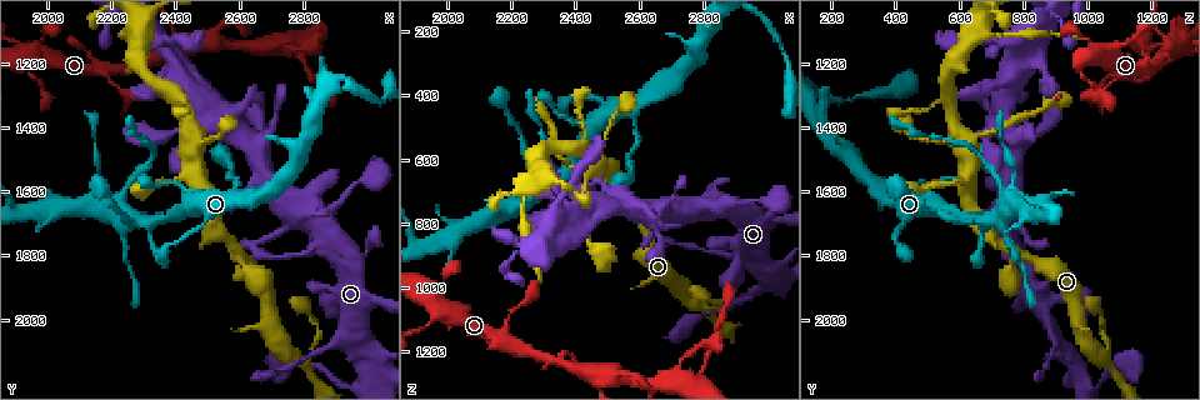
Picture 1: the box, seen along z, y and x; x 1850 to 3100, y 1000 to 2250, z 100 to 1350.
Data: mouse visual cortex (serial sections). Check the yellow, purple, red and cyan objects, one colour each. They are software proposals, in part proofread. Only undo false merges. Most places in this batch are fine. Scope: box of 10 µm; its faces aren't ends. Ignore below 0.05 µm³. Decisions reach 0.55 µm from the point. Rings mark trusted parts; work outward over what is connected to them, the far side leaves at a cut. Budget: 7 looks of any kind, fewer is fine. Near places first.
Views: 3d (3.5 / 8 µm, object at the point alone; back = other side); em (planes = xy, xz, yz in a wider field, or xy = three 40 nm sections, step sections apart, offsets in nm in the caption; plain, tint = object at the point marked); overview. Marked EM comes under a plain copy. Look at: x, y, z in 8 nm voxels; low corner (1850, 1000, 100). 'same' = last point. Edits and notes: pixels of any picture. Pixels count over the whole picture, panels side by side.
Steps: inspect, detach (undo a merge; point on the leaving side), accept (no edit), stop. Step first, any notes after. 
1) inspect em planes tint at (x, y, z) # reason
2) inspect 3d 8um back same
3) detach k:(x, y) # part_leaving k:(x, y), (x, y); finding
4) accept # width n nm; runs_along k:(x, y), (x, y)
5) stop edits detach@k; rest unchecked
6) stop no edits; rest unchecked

inspect 3d 8um at (2970, 1560, 720) # a narrow waist

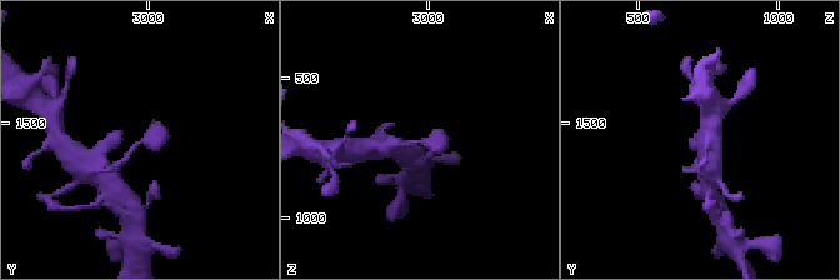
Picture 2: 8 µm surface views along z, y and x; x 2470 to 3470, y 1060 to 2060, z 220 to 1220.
inspect 3d 3.5um same

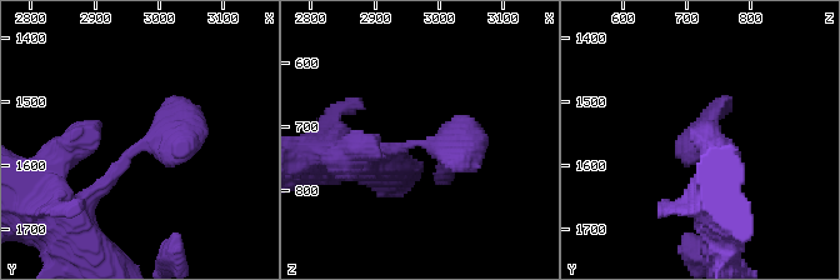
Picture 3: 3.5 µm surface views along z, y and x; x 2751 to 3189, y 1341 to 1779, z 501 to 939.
inspect em xy step 3 tint at (2975, 1570, 730) # now the EM

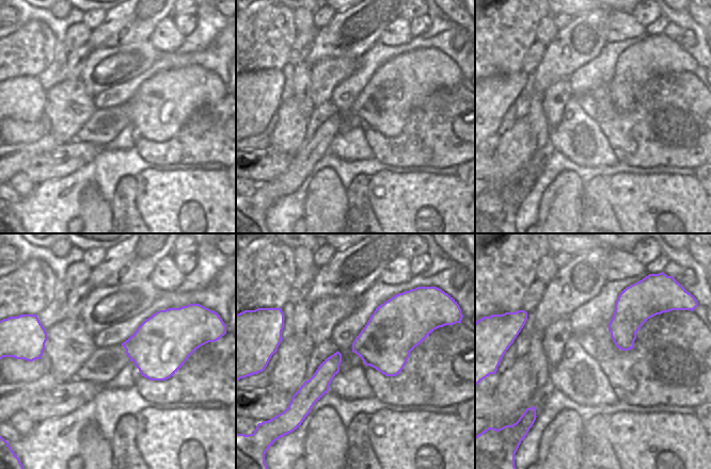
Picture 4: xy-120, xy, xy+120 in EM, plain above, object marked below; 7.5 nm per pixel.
accept # runs_along 3:(81, 201), (150, 140), (196, 151); all the same cell

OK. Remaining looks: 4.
inspect 3d 3.5um at (2510, 1130, 1270) # three arms meet

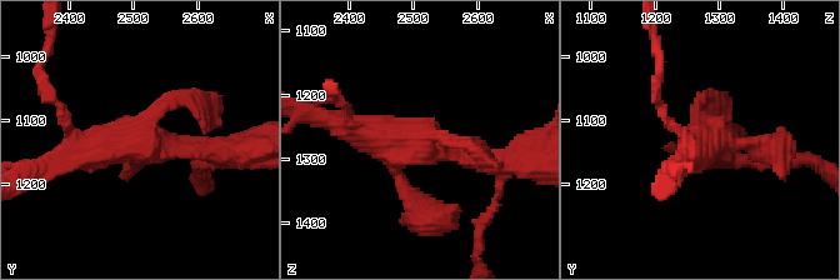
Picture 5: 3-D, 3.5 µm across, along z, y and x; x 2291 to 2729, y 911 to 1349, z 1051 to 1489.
inspect em planes tint at (2515, 1130, 1270) # now the EM

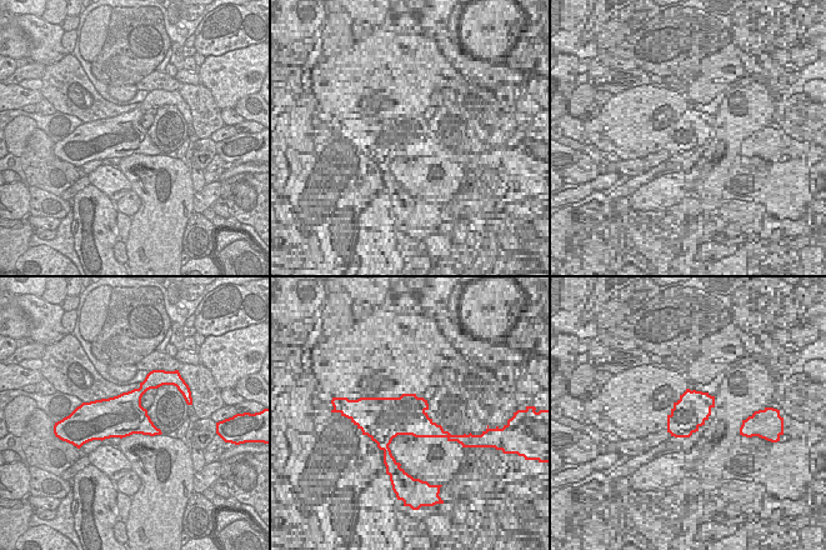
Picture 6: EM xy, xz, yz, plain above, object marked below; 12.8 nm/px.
accept # runs_along 5:(345, 125), (498, 164); all the same cell

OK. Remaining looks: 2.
inspect 3d 3.5um at (2210, 1620, 730) # thin arm on a thick one

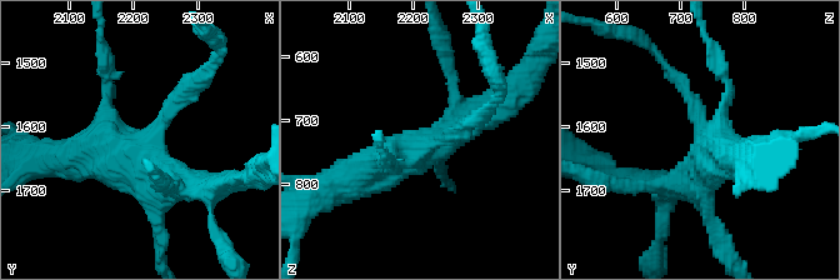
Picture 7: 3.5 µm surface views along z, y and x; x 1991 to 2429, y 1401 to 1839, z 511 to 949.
inspect em xy step 5 tint at (2220, 1620, 735) # arms 4; arm_widths 200, 200, 350, 500 nm

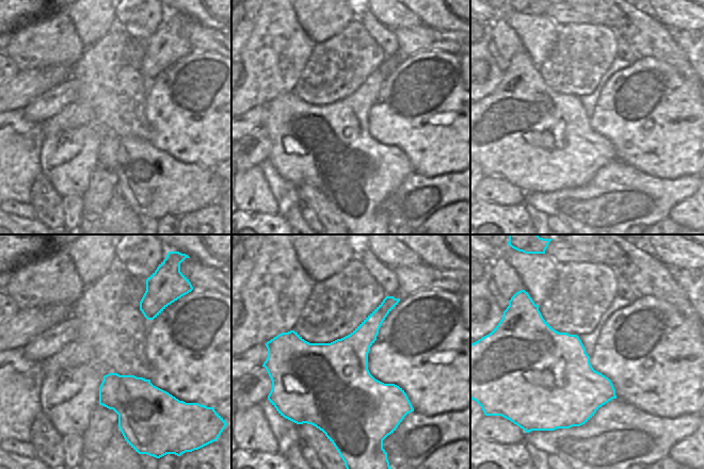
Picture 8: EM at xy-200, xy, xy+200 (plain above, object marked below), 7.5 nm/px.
accept # width 550 nm; runs_along 7:(191, 186), (141, 148), (195, 79); continuous, no second cell

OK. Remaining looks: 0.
stop no edits; rest unchecked

